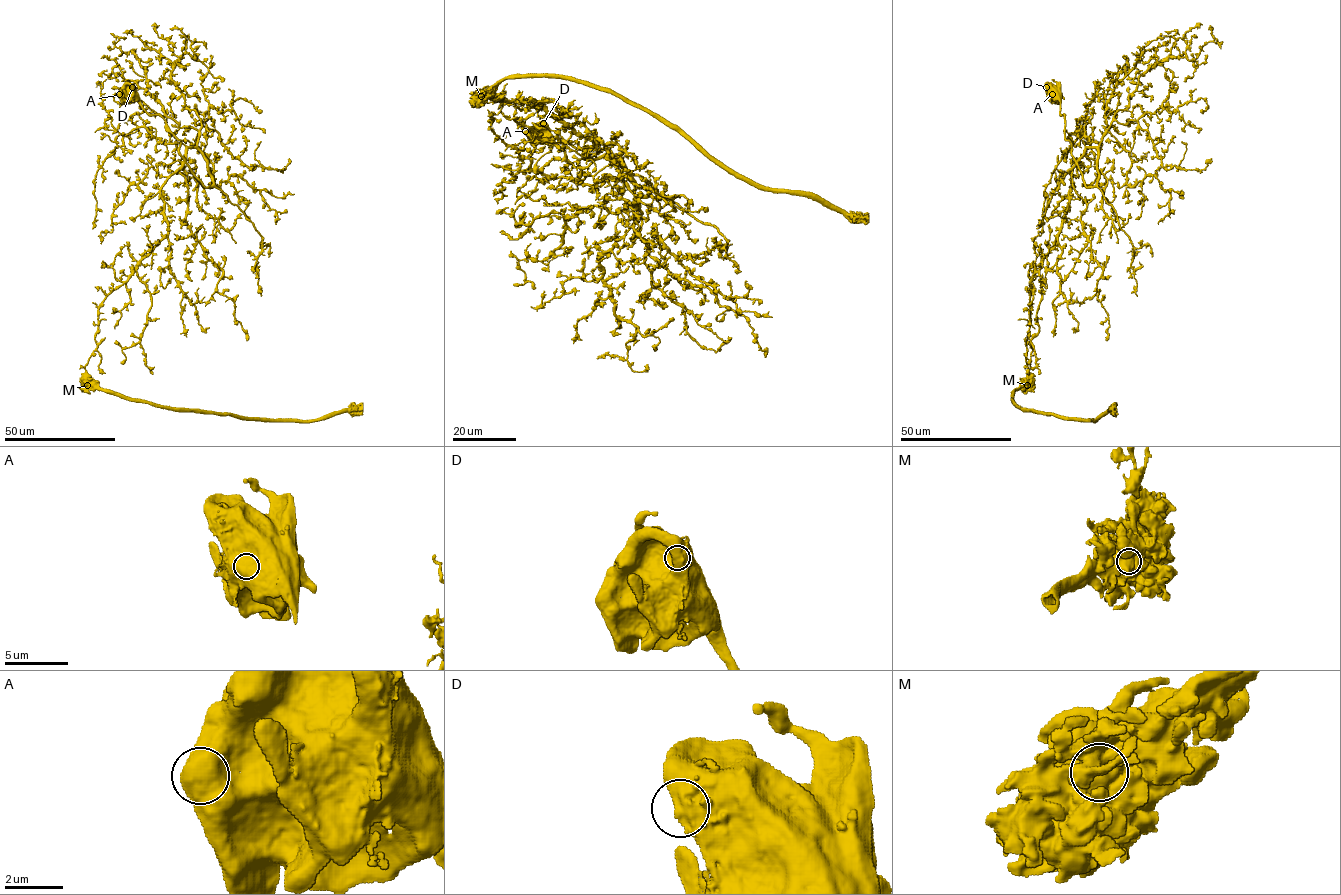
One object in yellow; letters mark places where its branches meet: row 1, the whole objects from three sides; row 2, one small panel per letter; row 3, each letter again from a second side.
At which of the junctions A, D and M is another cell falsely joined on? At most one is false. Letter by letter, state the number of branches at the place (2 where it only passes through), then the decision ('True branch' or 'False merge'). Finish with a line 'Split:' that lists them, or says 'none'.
A: Branches: 1. True branch
D: Branches: 1. True branch
M: Branches: 1. False merge
Split: M

